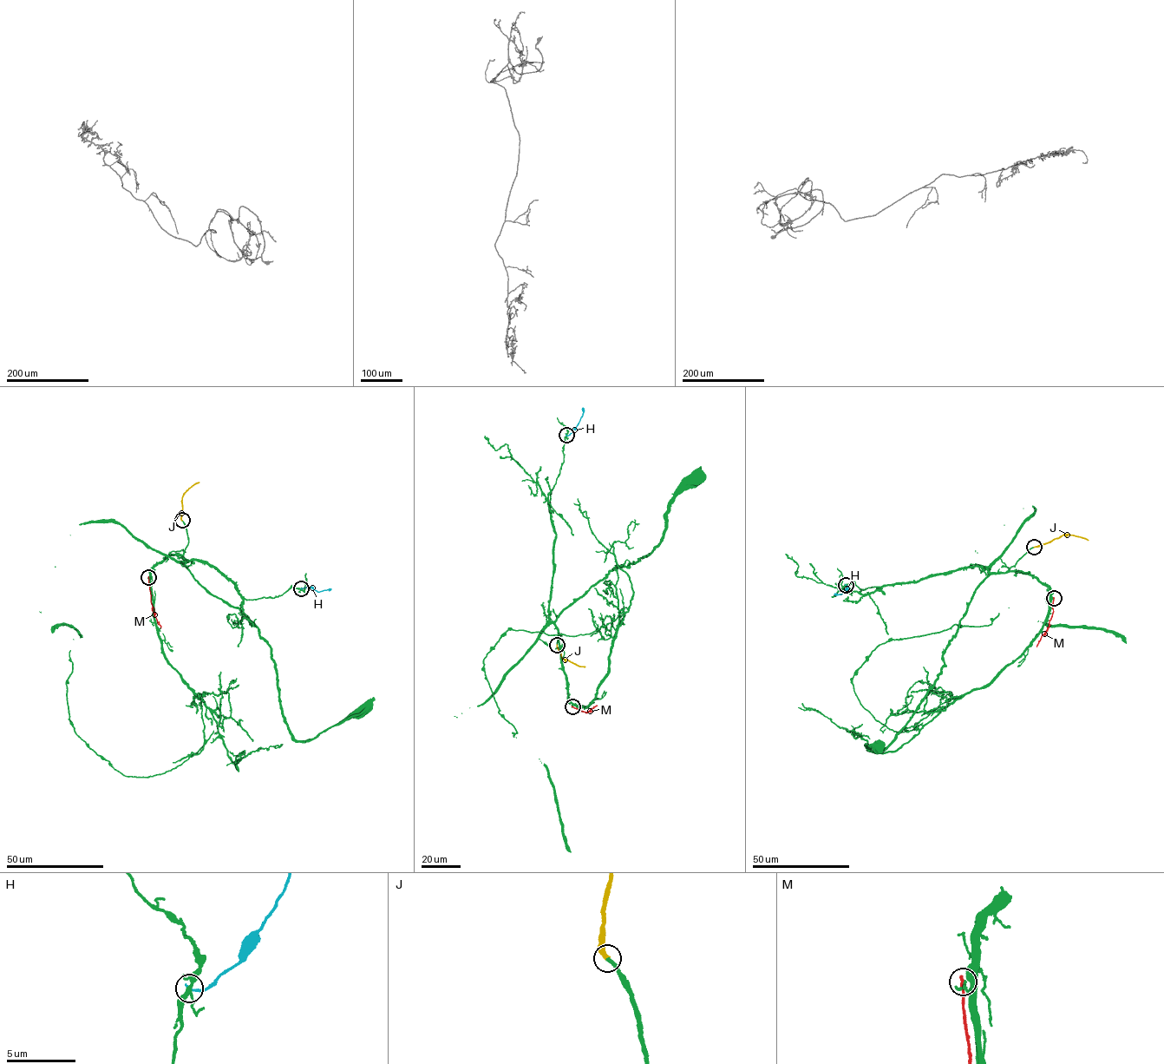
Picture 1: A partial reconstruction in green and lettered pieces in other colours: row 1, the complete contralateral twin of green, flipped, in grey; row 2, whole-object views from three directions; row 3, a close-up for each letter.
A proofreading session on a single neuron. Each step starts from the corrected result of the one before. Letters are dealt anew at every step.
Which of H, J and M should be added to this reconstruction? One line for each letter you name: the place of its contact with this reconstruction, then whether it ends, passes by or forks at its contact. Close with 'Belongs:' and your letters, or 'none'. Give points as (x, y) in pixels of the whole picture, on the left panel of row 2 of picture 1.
J: meets green at (182, 520); it ends there
Belongs: J

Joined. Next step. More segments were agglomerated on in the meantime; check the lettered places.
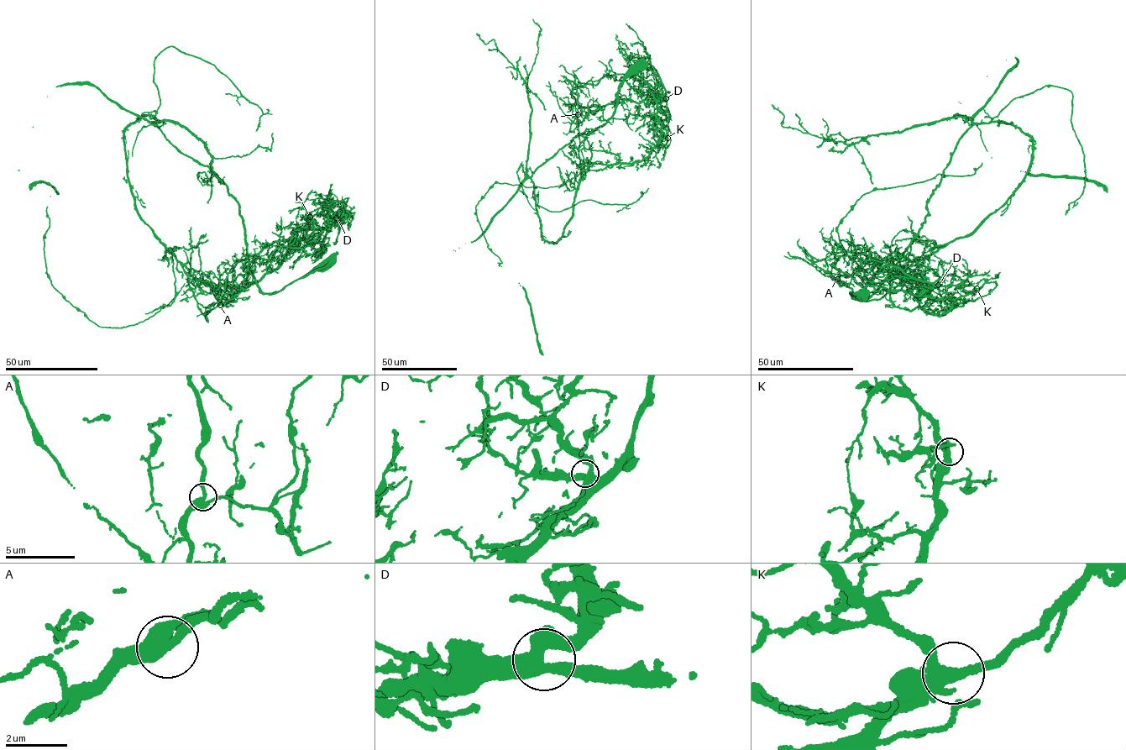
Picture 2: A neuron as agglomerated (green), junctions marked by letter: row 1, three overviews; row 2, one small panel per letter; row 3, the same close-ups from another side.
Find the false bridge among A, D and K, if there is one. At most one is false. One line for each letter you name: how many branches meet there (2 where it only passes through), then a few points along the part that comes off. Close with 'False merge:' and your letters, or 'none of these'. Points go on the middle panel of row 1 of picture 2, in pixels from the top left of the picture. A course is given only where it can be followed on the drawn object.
A: 3 branches meet; foreign part runs (578, 114), (573, 92), (583, 107), (659, 99), (660, 137), (641, 159), (585, 148), (589, 133), (604, 134)
False merge: A

